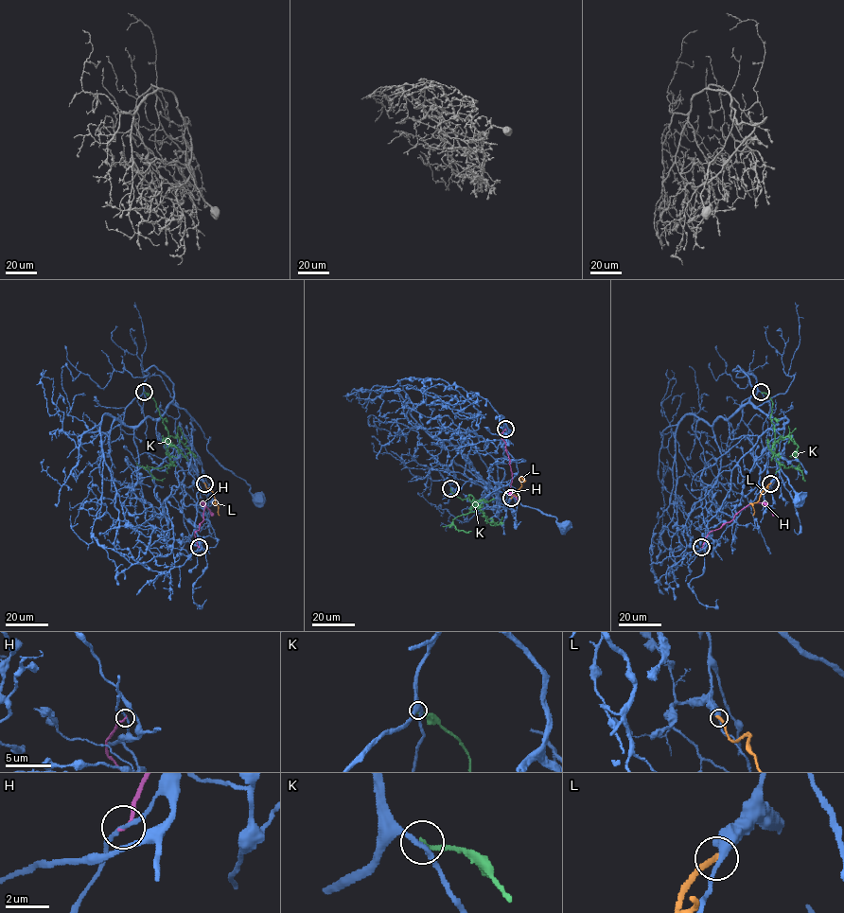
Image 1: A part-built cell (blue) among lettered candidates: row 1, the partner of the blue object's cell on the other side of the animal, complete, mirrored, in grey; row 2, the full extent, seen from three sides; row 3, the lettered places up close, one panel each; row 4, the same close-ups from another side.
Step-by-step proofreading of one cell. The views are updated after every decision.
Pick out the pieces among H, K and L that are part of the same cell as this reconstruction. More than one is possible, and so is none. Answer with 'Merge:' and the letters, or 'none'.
Merge: none

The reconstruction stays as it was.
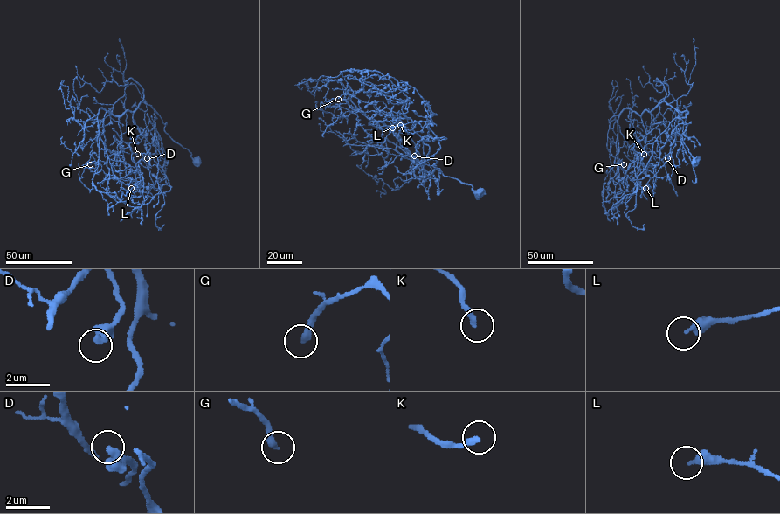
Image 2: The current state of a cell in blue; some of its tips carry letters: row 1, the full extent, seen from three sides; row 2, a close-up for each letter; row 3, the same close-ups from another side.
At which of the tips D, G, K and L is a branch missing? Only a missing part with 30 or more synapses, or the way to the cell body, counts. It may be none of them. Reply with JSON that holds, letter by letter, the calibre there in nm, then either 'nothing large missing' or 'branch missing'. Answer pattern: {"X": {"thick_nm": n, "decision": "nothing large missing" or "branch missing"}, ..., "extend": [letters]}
{"D": {"thick_nm": 420, "decision": "nothing large missing"}, "G": {"thick_nm": 280, "decision": "nothing large missing"}, "K": {"thick_nm": 240, "decision": "branch missing"}, "L": {"thick_nm": 360, "decision": "nothing large missing"}, "extend": ["K"]}

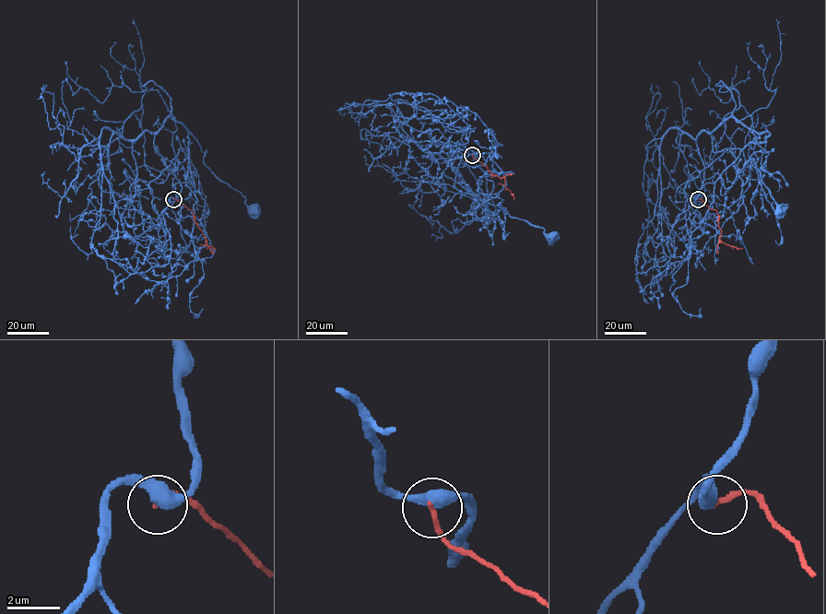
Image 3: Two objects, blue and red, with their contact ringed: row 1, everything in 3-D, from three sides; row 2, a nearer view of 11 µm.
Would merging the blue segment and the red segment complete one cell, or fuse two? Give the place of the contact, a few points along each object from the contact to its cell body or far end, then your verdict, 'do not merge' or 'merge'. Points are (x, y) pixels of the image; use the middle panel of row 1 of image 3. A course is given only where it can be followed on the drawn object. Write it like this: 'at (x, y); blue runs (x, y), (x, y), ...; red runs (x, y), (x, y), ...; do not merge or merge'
at (472, 155); blue runs (472, 155), (487, 182), (486, 226), (488, 209), (502, 226), (502, 207), (512, 217), (541, 227), (554, 240); red runs (472, 155), (492, 176), (503, 177), (505, 186), (514, 199); do not merge

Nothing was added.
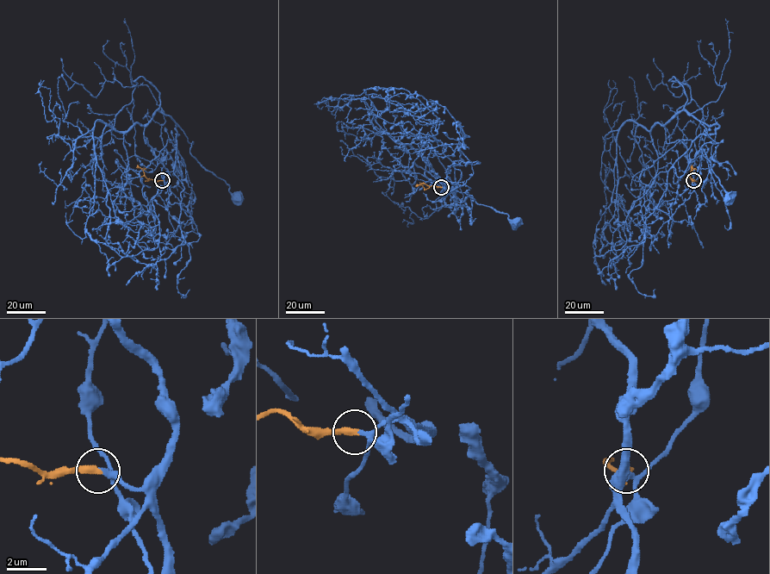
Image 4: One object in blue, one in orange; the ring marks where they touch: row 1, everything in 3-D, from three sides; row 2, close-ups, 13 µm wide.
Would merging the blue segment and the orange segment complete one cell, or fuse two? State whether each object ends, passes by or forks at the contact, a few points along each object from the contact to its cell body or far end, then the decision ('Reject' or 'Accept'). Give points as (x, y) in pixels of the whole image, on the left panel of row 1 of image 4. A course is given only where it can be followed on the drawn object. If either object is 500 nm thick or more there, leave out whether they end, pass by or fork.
At the ring blue passes by. At the ring orange ends. Course of blue: (163, 181), (169, 171), (145, 140), (144, 128), (158, 110), (192, 142), (190, 153), (239, 197). Course of orange: (162, 181), (148, 178), (141, 169), (136, 167). Accept

